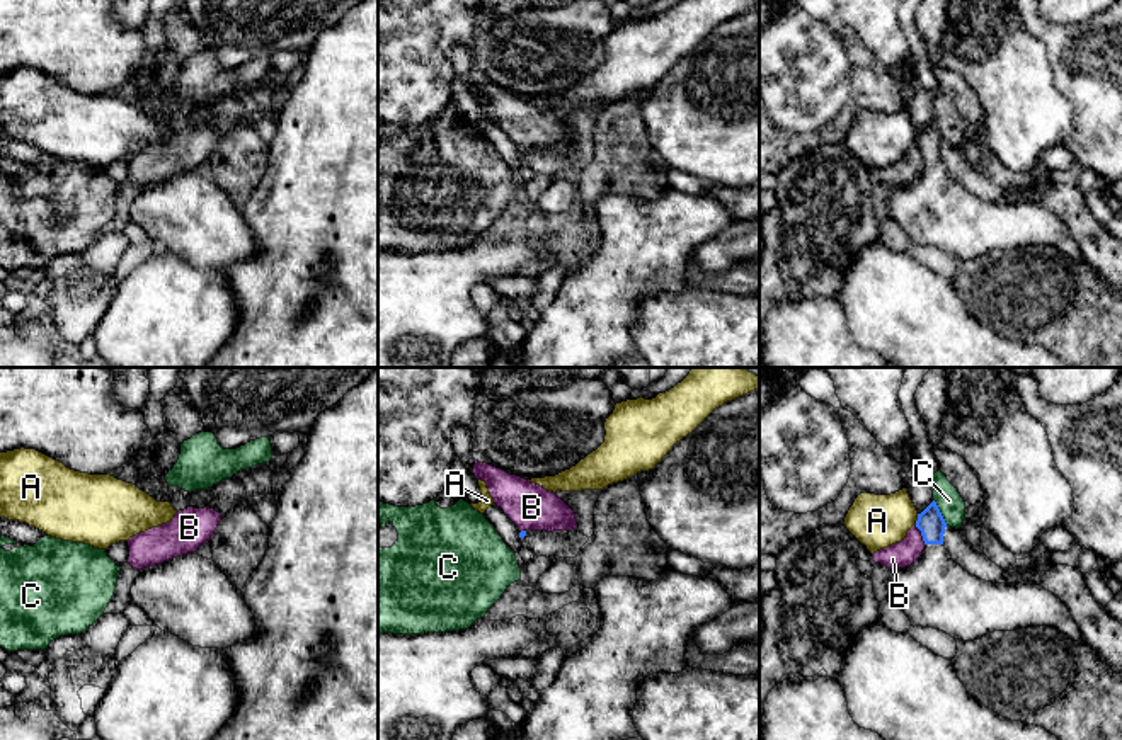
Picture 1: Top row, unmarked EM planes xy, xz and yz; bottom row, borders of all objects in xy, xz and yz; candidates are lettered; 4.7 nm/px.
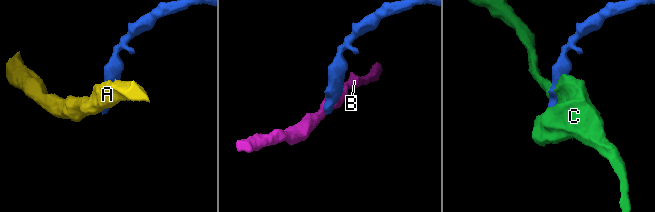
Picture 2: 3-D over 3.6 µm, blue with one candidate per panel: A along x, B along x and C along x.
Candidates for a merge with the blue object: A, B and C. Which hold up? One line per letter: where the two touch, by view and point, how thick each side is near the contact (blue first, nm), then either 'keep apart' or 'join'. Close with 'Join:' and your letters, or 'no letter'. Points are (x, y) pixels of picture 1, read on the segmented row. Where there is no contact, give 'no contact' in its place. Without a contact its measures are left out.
A: meets blue in yz at (918, 519); 130 nm thick on the blue side, 260 nm on the other; keep apart
B: meets blue in yz at (921, 535); 130 nm thick on the blue side, 120 nm on the other; keep apart
C: meets blue in yz at (940, 512); 130 nm thick on the blue side, 120 nm on the other; keep apart
Join: no letter

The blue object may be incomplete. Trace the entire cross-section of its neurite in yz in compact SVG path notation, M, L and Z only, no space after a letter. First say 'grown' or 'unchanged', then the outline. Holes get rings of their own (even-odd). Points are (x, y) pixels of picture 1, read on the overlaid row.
grown | M935 500L918 514L916 527L926 544L923 555L911 566L892 570L887 583L889 597L904 611L911 626L940 629L960 641L1027 626L1054 626L1073 641L1081 638L1066 604L1044 587L1033 582L986 582L957 565L943 546L947 522Z

